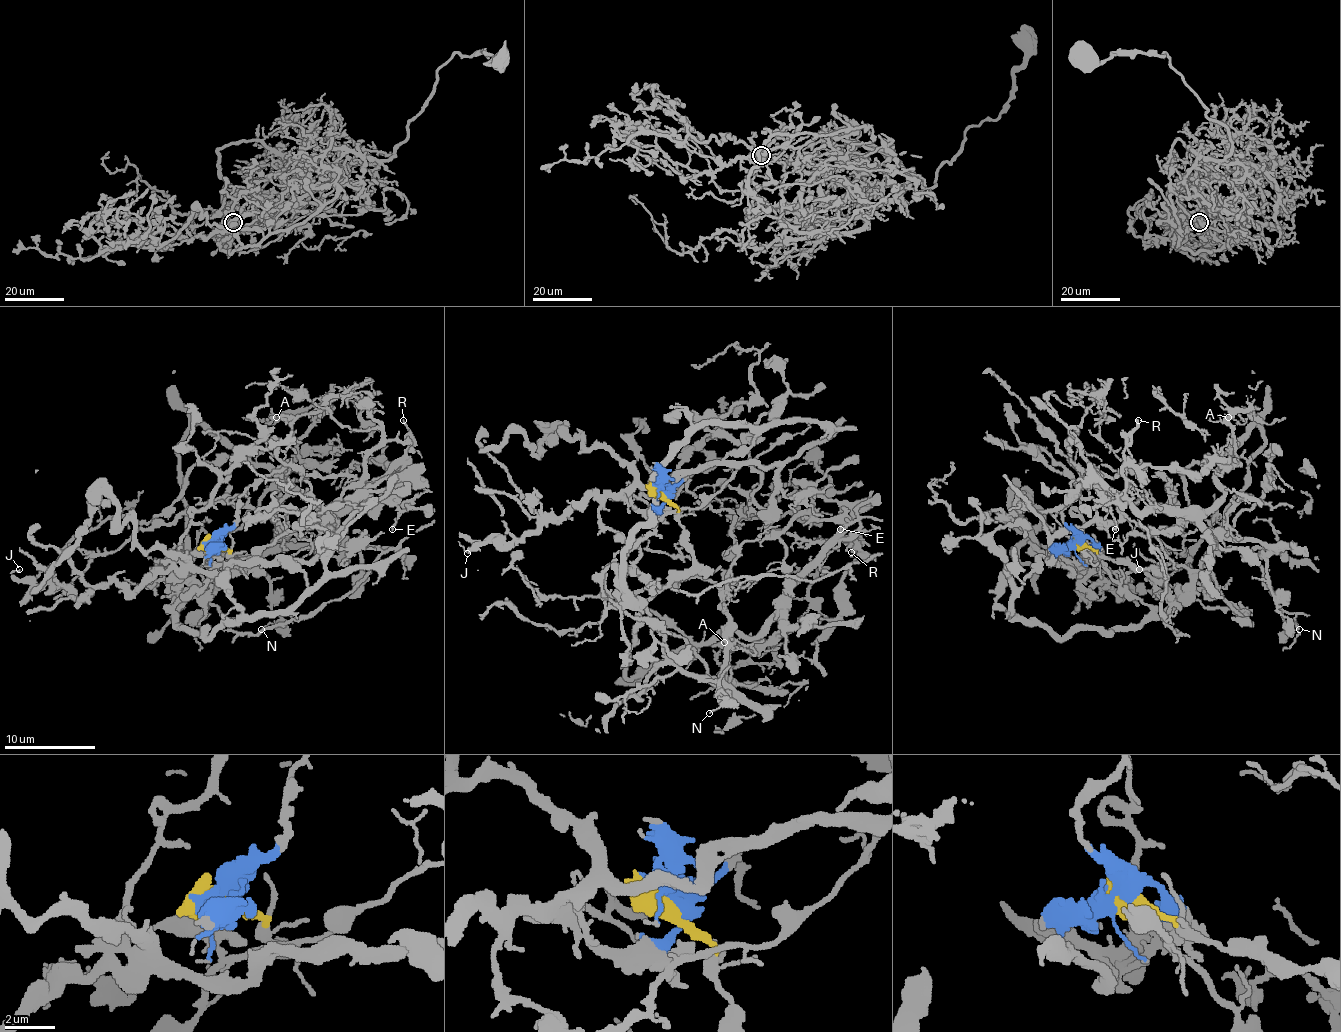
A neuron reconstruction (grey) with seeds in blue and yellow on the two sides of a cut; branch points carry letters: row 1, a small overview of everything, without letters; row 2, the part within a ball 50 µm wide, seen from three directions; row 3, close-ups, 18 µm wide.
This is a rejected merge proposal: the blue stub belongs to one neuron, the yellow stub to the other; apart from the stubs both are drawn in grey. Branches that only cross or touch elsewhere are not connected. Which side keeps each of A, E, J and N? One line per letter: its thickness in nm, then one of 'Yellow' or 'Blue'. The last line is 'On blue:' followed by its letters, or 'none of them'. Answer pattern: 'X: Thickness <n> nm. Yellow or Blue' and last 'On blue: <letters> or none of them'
A: Thickness 130 nm. Yellow
E: Thickness 150 nm. Blue
J: Thickness 110 nm. Blue
N: Thickness 120 nm. Yellow
On blue: E, J

